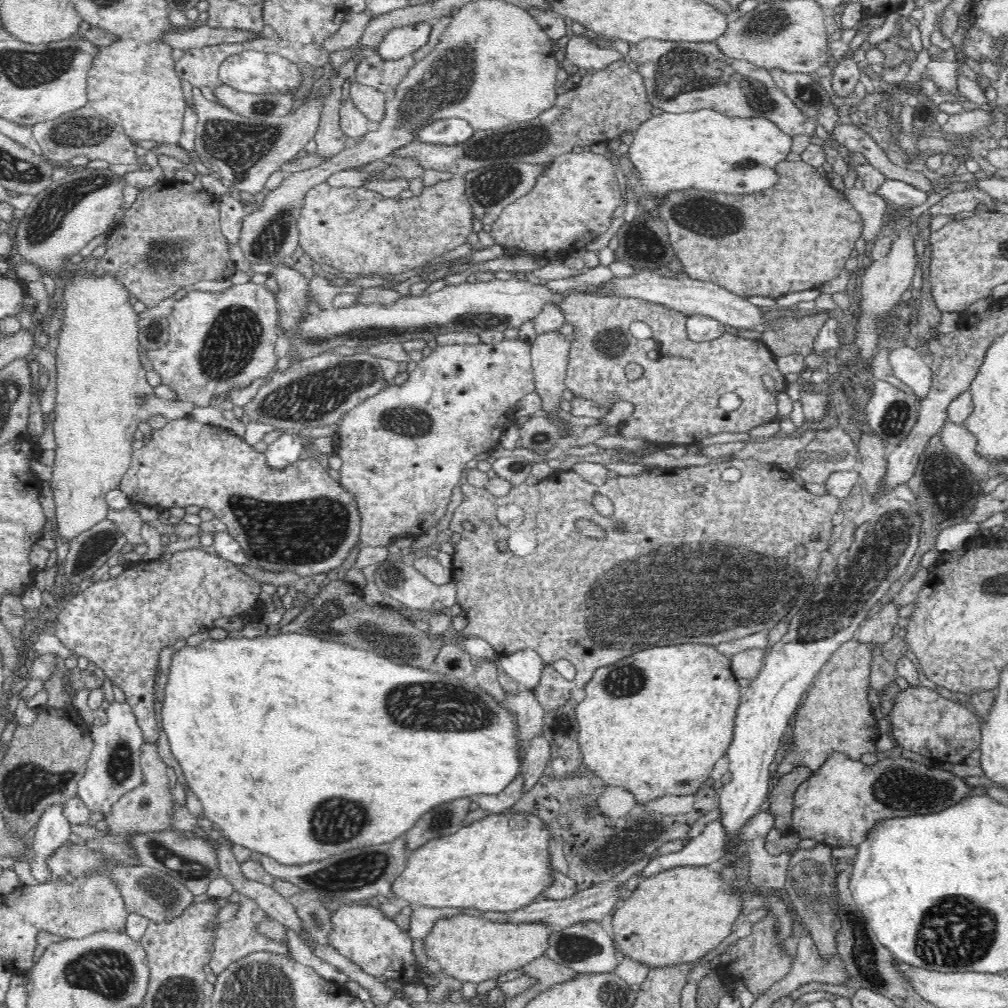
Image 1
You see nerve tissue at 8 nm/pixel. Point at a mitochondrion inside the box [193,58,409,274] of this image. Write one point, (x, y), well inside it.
(239, 144)

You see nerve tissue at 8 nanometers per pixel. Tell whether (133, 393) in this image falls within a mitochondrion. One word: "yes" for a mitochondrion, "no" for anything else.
yes

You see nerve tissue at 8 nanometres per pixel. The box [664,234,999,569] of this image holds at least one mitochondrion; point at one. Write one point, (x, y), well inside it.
(946, 494)

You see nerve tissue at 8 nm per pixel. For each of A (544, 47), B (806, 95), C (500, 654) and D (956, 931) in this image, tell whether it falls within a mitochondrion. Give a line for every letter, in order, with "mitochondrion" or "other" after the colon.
A: other
B: mitochondrion
C: other
D: mitochondrion

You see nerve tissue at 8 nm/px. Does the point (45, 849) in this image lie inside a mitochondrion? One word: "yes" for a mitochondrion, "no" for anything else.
no

